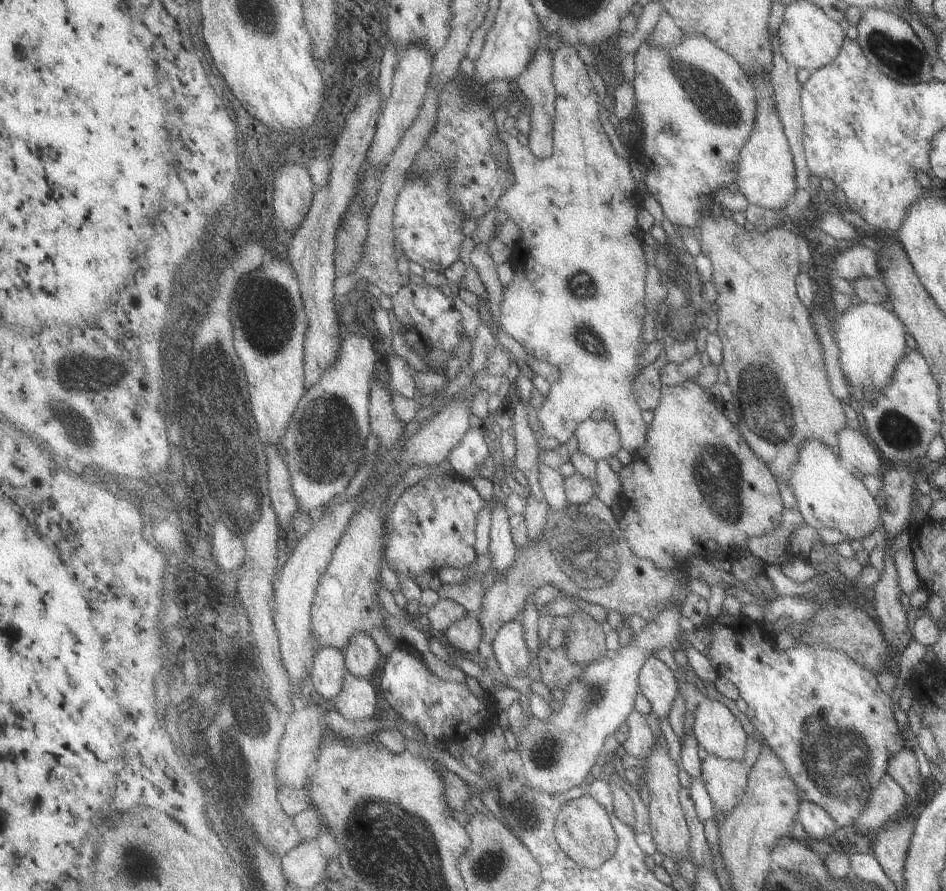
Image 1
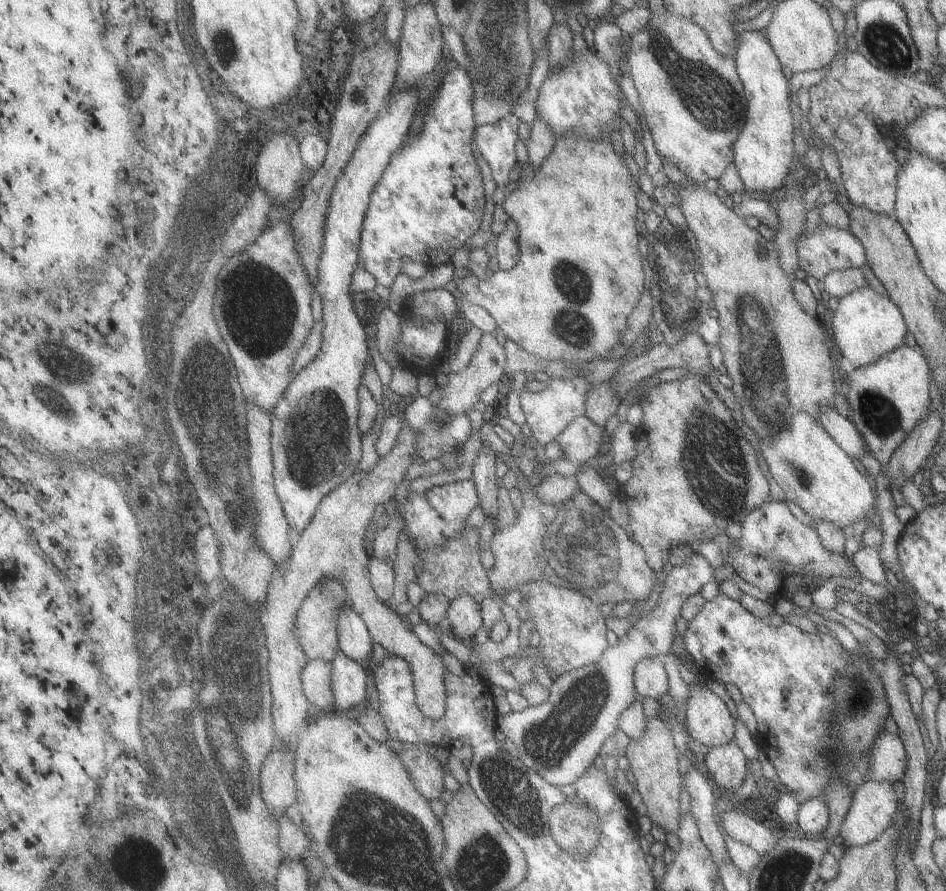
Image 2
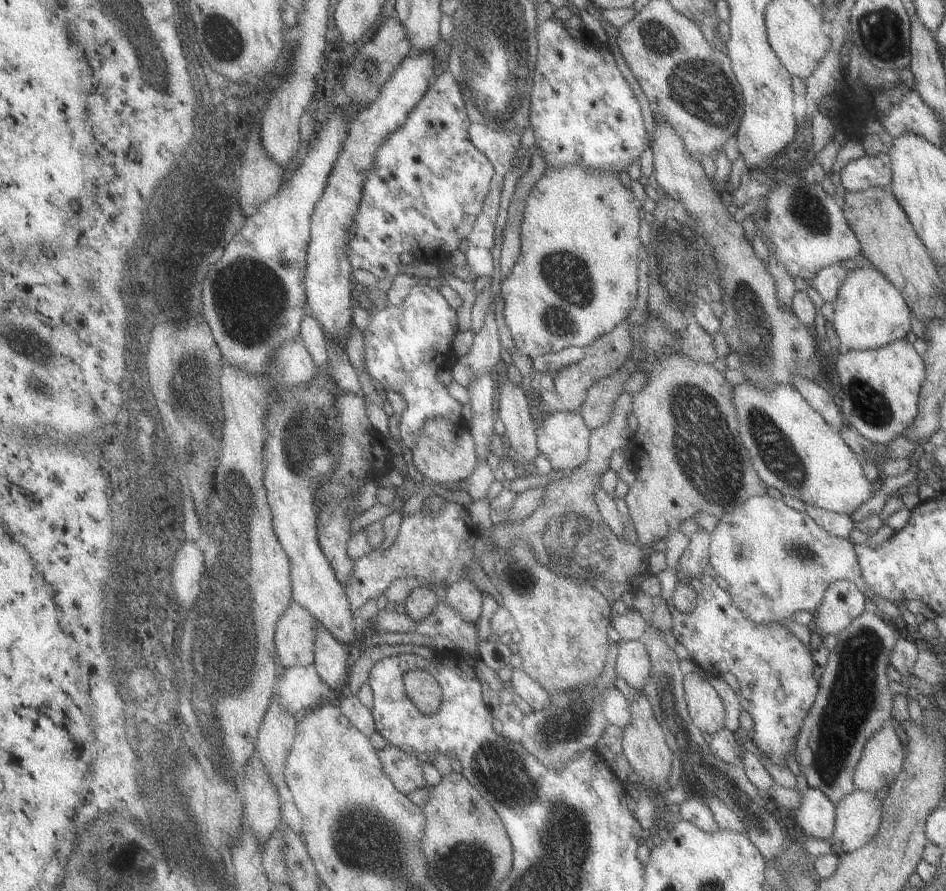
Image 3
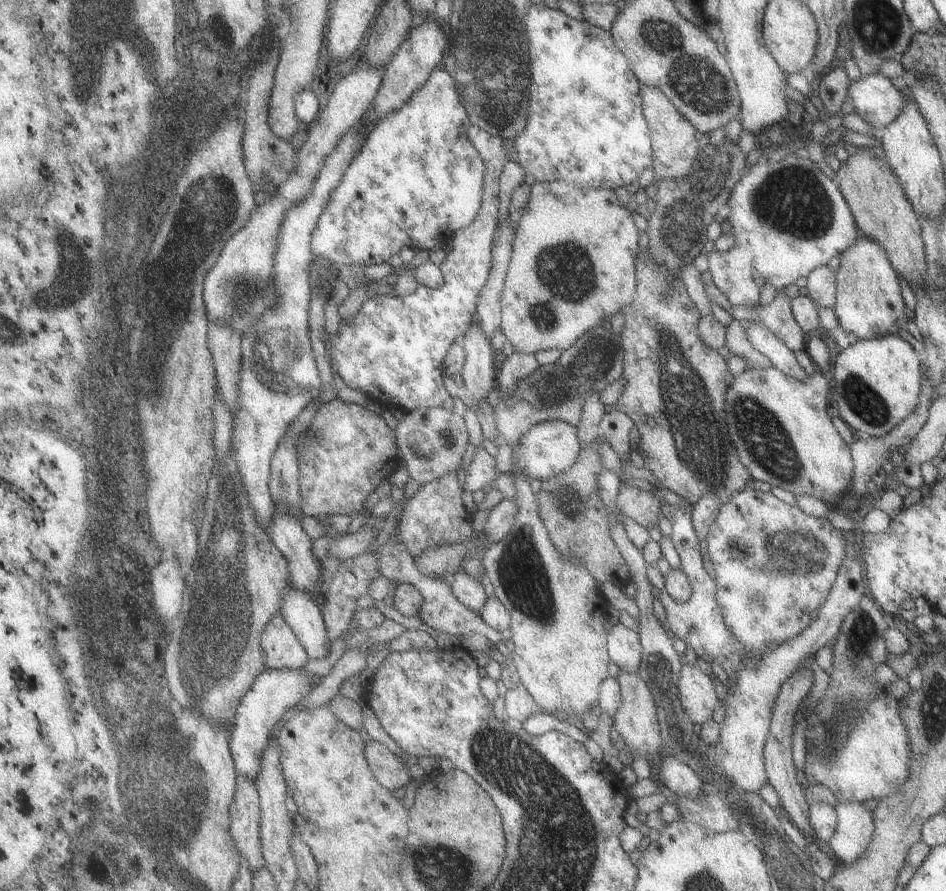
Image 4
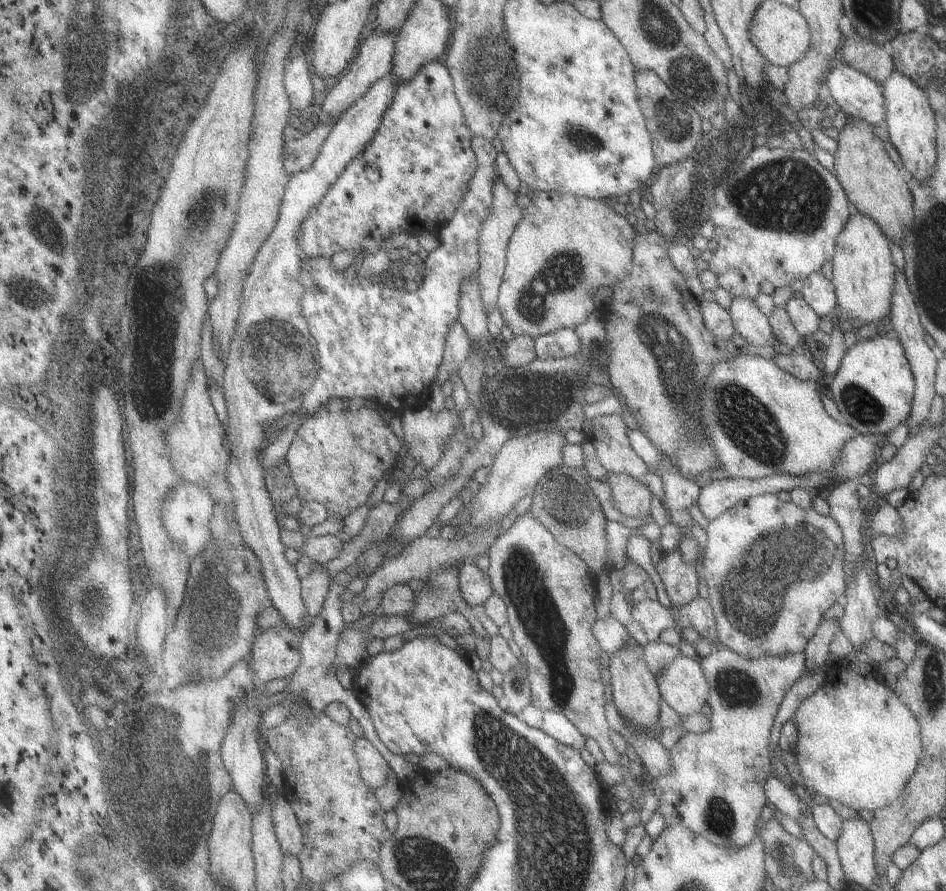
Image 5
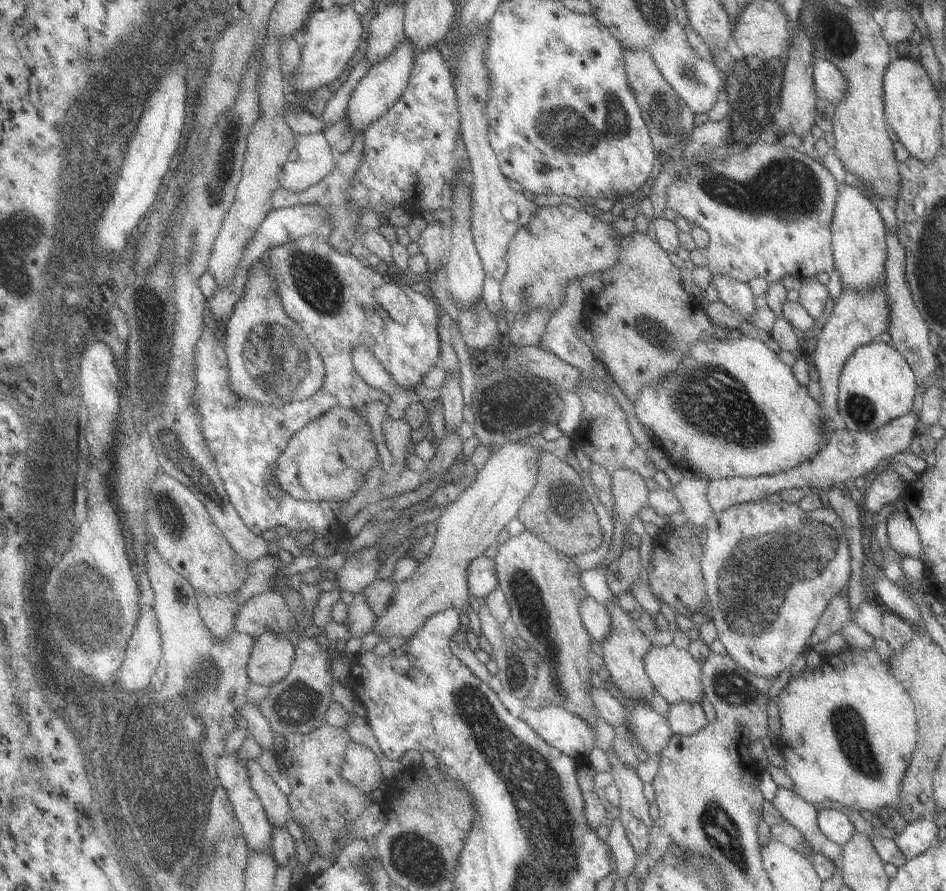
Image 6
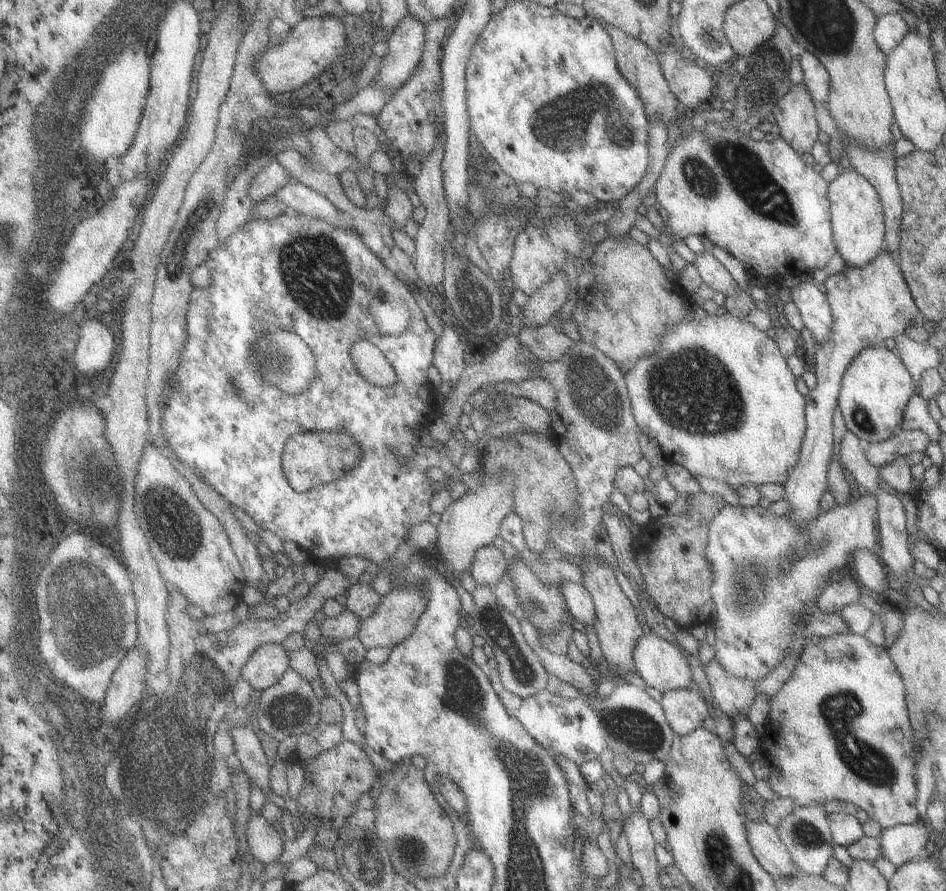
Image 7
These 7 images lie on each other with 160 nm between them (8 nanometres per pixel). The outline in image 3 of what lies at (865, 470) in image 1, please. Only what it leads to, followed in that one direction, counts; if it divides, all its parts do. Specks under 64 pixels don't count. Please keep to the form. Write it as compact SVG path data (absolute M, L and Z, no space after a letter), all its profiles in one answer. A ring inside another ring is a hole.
M797 375L790 377L790 384L831 428L839 431L845 426L839 407L820 385Z

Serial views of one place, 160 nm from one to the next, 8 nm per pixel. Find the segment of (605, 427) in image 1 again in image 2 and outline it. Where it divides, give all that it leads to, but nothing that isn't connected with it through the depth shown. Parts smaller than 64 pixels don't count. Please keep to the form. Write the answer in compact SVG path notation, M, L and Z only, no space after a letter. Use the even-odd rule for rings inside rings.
M586 414L573 420L571 424L556 438L563 452L565 459L573 463L585 465L595 456L601 455L604 428L593 422Z

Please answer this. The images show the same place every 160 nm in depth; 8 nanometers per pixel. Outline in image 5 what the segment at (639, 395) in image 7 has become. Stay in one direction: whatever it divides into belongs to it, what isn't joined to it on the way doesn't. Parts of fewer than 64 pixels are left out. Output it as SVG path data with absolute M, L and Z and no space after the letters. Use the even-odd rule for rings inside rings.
M736 356L726 361L717 361L714 364L712 373L707 379L703 389L699 389L699 402L703 406L703 422L706 428L706 437L712 442L713 448L720 460L720 468L731 477L745 477L746 479L762 479L771 475L790 474L793 476L802 475L811 471L829 471L834 468L834 464L840 459L840 452L843 451L844 444L853 437L857 432L847 423L833 420L823 408L820 401L820 388L814 380L802 381L794 376L787 374L785 370L779 368L773 359L753 356Z

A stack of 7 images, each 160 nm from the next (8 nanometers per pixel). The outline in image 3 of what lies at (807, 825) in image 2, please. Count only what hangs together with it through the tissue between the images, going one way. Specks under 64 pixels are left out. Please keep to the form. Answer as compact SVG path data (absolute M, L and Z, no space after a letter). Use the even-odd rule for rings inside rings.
M808 787L801 793L793 818L803 834L829 841L835 828L835 806L825 793Z

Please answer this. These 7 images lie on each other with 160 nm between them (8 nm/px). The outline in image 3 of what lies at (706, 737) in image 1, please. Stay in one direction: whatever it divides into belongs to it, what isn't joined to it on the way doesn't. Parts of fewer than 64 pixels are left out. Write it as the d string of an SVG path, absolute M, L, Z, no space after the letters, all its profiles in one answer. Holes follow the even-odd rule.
M692 672L684 679L688 709L694 723L711 735L725 729L725 704L708 676L703 678Z

